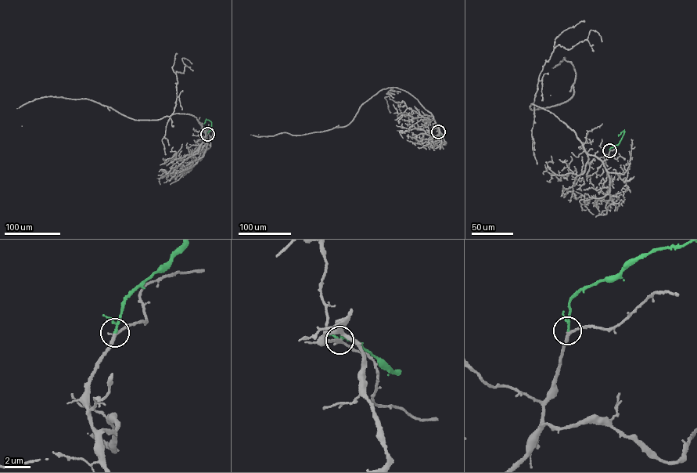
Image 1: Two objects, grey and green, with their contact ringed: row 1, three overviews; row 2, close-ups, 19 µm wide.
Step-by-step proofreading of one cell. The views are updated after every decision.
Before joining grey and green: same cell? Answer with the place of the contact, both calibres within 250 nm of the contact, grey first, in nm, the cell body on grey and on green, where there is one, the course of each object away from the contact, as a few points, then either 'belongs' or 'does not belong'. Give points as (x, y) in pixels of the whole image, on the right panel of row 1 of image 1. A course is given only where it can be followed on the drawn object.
at (609, 150); 240 nm thick on the grey side, 140 nm on the other; no cell body on grey; no cell body on green; grey runs (609, 150), (603, 160), (590, 155), (552, 113), (529, 107), (573, 95), (576, 72), (564, 57), (550, 95); green runs (609, 150), (619, 142), (624, 131), (618, 136); belongs

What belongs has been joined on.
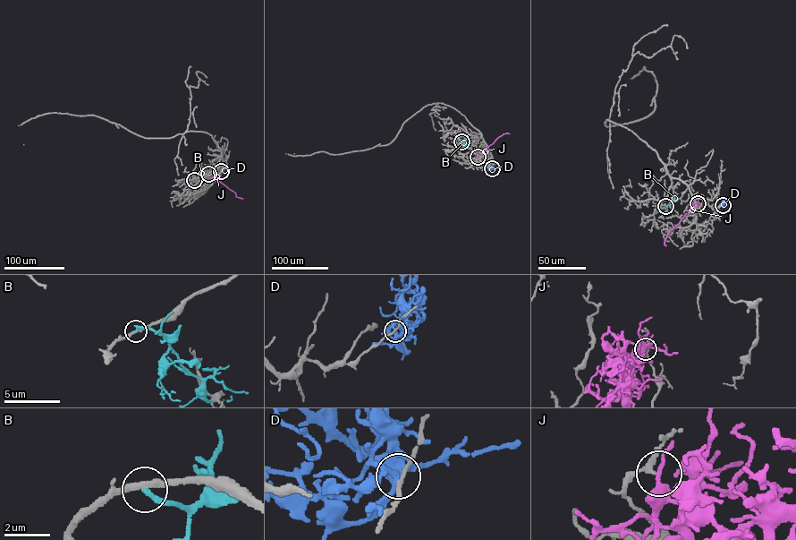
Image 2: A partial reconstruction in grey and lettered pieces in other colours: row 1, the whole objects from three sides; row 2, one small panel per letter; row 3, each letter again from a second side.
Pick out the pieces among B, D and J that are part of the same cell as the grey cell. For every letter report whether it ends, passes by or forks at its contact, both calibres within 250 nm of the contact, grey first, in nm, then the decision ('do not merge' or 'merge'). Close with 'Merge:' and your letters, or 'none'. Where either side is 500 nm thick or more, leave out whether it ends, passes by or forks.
B: it ends | 280/240 nm | do not merge
D: it forks | 140/200 nm | do not merge
J: it passes by | 160/240 nm | do not merge
Merge: none

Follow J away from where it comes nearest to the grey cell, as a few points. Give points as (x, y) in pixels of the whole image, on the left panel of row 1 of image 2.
J: (208, 174), (215, 176), (215, 180), (236, 197), (243, 198)

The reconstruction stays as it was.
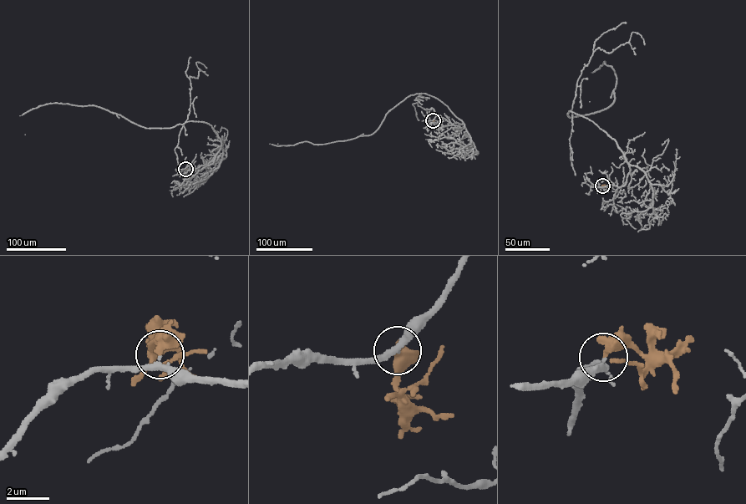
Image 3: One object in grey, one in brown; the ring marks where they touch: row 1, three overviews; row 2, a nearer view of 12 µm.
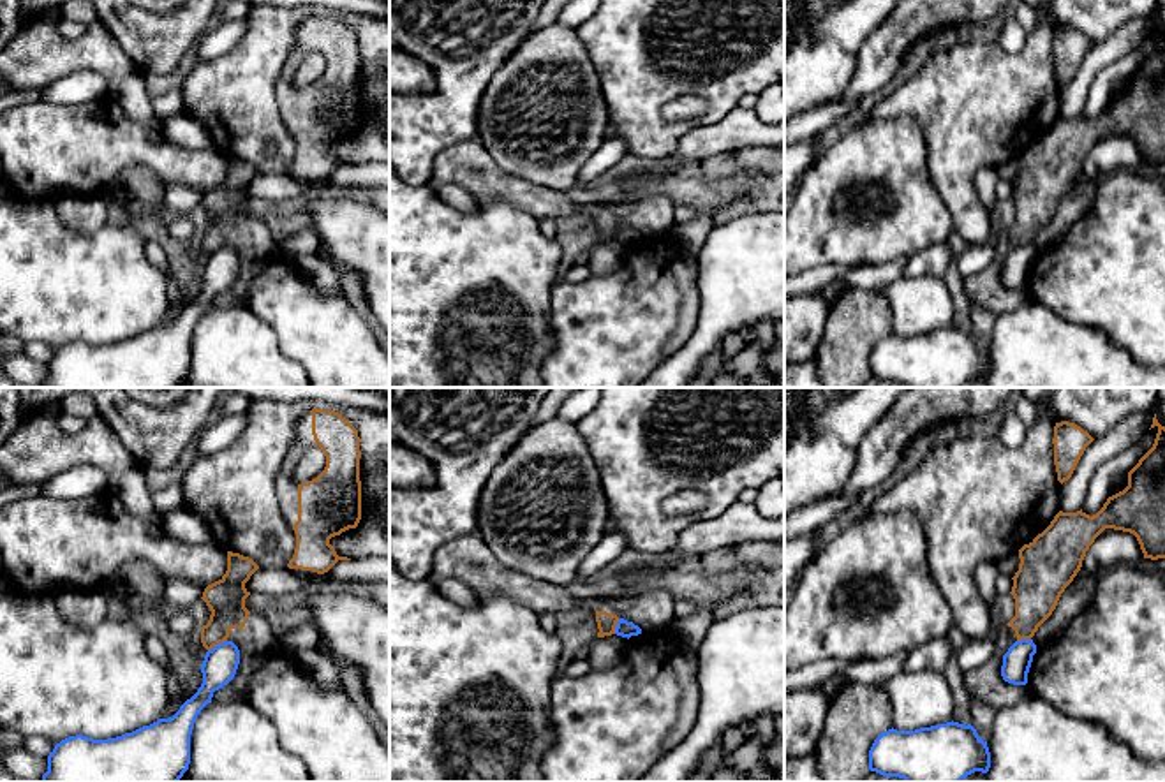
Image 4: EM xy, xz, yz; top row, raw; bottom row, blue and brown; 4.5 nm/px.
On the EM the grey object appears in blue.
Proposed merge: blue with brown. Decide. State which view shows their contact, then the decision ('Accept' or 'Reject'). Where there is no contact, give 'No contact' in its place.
Touches blue in xy. Reject

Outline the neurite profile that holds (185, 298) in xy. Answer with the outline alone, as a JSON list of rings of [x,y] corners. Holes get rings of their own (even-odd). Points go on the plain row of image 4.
[[[201,273],[192,280],[189,289],[180,289],[180,298],[173,303],[169,303],[167,314],[164,315],[160,324],[173,322],[180,312],[192,303],[192,299],[201,292],[203,289],[203,278]]]

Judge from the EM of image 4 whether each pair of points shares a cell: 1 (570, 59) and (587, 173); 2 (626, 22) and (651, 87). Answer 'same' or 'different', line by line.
1: different
2: same

